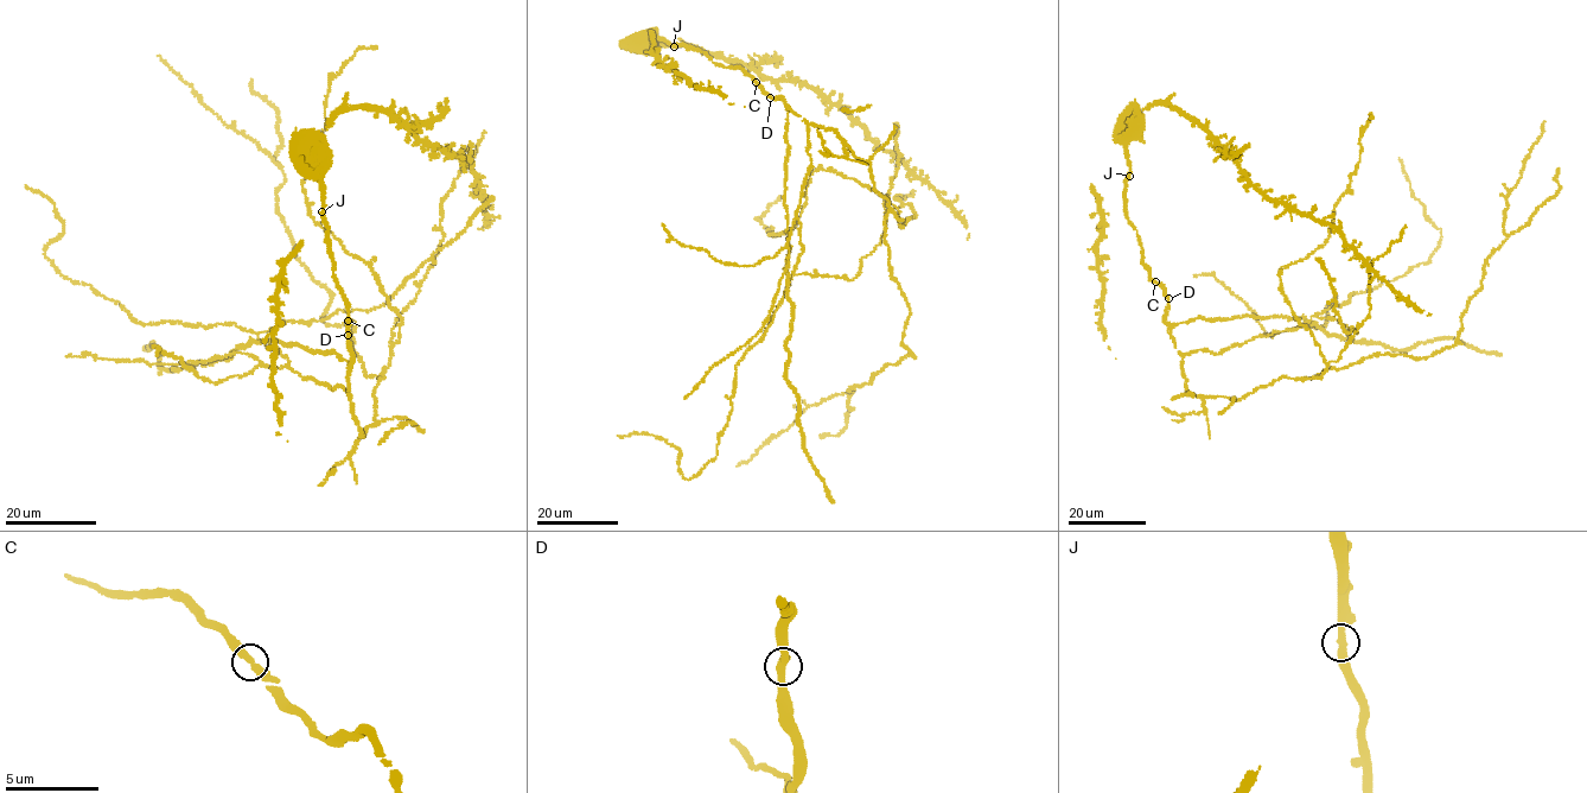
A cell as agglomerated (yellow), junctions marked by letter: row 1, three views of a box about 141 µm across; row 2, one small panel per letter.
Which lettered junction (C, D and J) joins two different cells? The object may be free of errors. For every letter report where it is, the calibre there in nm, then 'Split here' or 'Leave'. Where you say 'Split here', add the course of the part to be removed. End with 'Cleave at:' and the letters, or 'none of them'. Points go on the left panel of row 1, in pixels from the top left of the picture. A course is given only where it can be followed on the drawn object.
C: Place: (348, 321). Thickness 400 nm. Leave
D: Place: (348, 335). Thickness 360 nm. Leave
J: Place: (322, 211). Thickness 360 nm. Leave
Cleave at: none of them

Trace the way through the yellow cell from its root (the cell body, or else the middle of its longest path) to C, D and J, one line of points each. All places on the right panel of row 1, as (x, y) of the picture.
C: (1171, 334), (1170, 325), (1164, 321), (1168, 296), (1155, 281)
D: (1171, 334), (1170, 325), (1164, 321), (1168, 298)
J: (1171, 334), (1170, 325), (1164, 321), (1168, 296), (1149, 277), (1138, 232), (1127, 217), (1129, 176)

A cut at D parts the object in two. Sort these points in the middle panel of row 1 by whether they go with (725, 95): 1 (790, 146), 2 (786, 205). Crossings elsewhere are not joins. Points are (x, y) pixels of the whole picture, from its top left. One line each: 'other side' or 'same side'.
1: other side
2: other side

